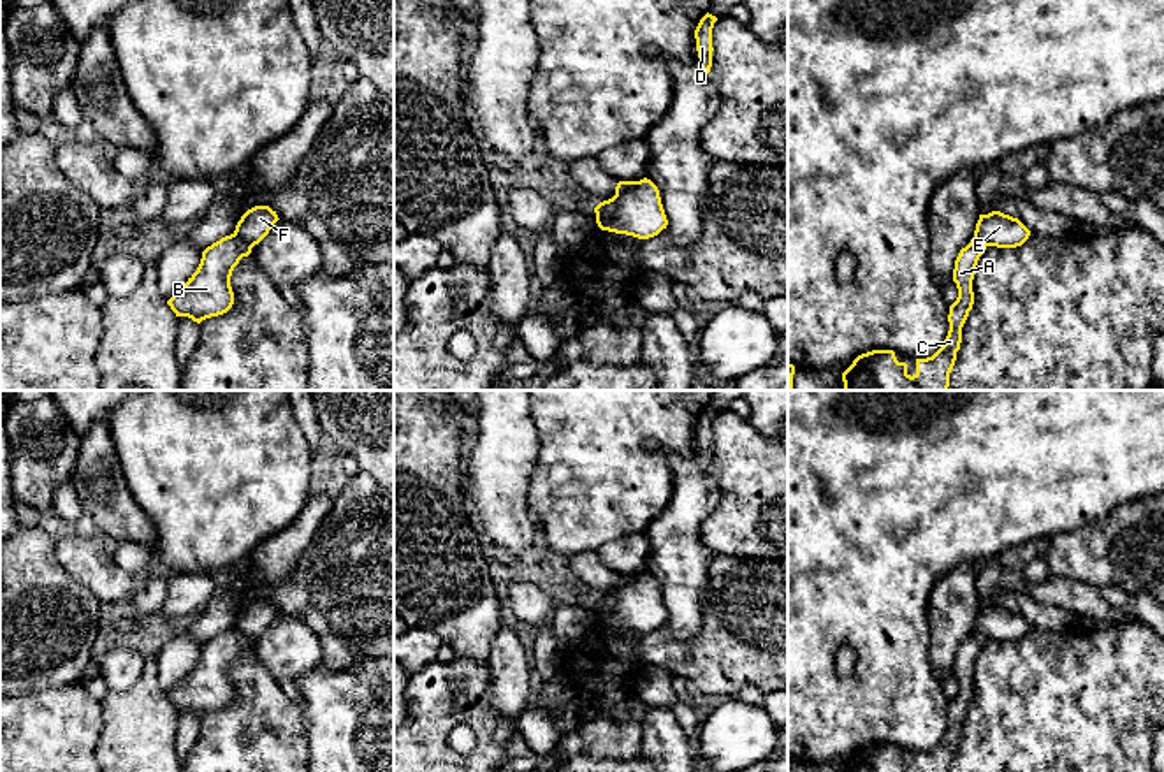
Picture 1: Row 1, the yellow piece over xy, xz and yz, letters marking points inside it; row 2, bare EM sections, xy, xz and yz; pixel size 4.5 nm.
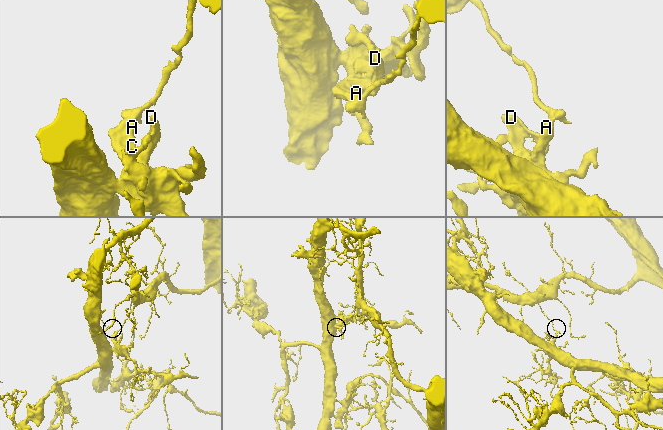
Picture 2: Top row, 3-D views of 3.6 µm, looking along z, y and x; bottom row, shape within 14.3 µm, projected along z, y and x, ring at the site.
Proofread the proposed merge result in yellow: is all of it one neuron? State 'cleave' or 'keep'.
cleave

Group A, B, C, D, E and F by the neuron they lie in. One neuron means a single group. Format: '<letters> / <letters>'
A B C D / E F

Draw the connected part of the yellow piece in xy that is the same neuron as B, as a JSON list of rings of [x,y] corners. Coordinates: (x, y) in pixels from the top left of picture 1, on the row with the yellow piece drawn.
[[[234,234],[207,246],[197,271],[167,301],[176,317],[188,317],[200,324],[227,313],[234,304],[232,271],[250,253],[251,248]]]

